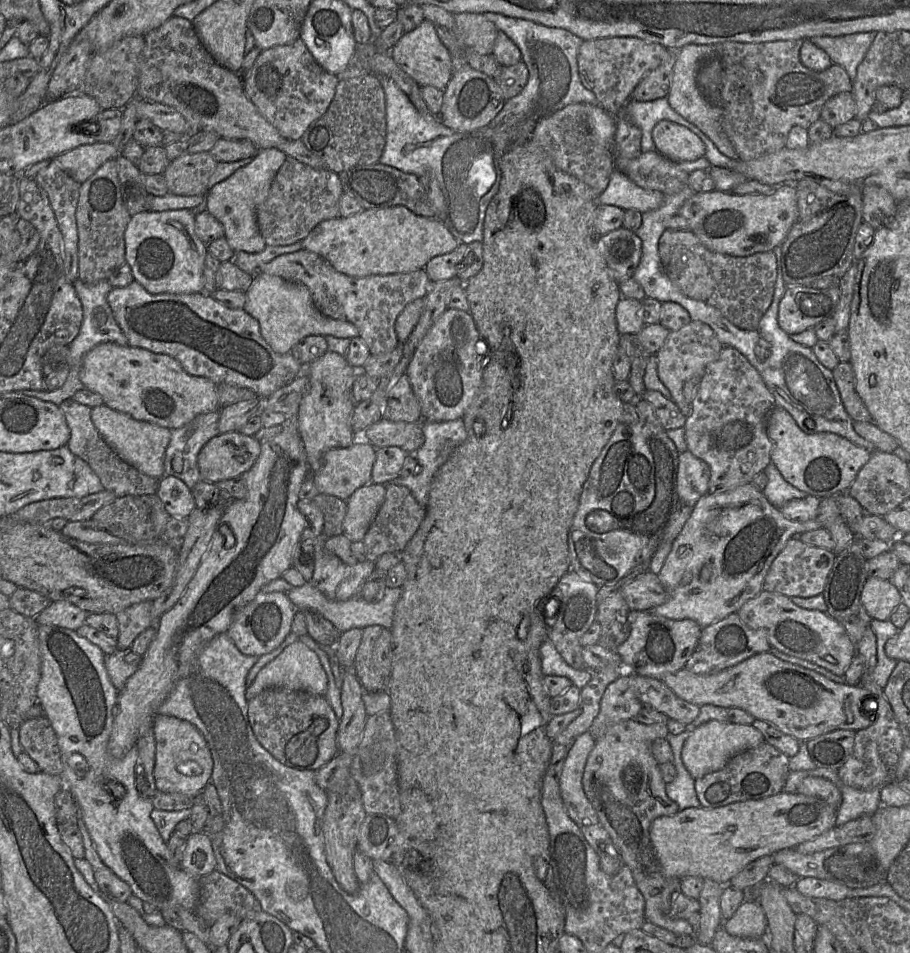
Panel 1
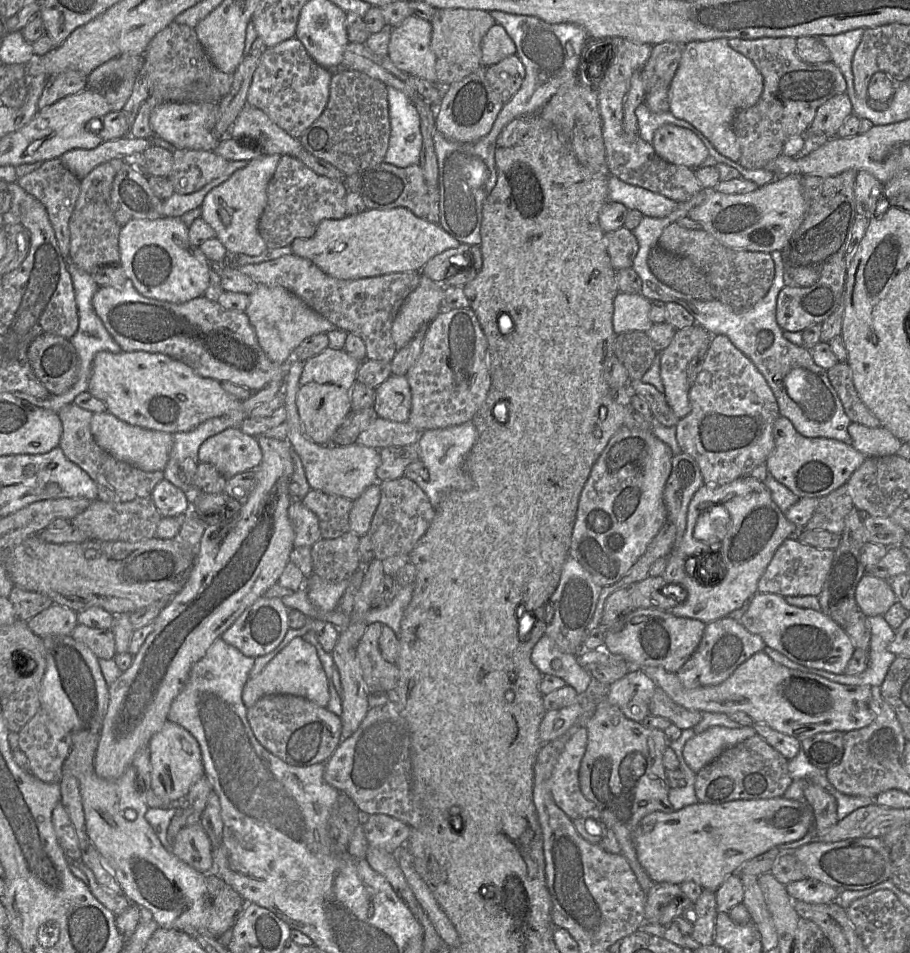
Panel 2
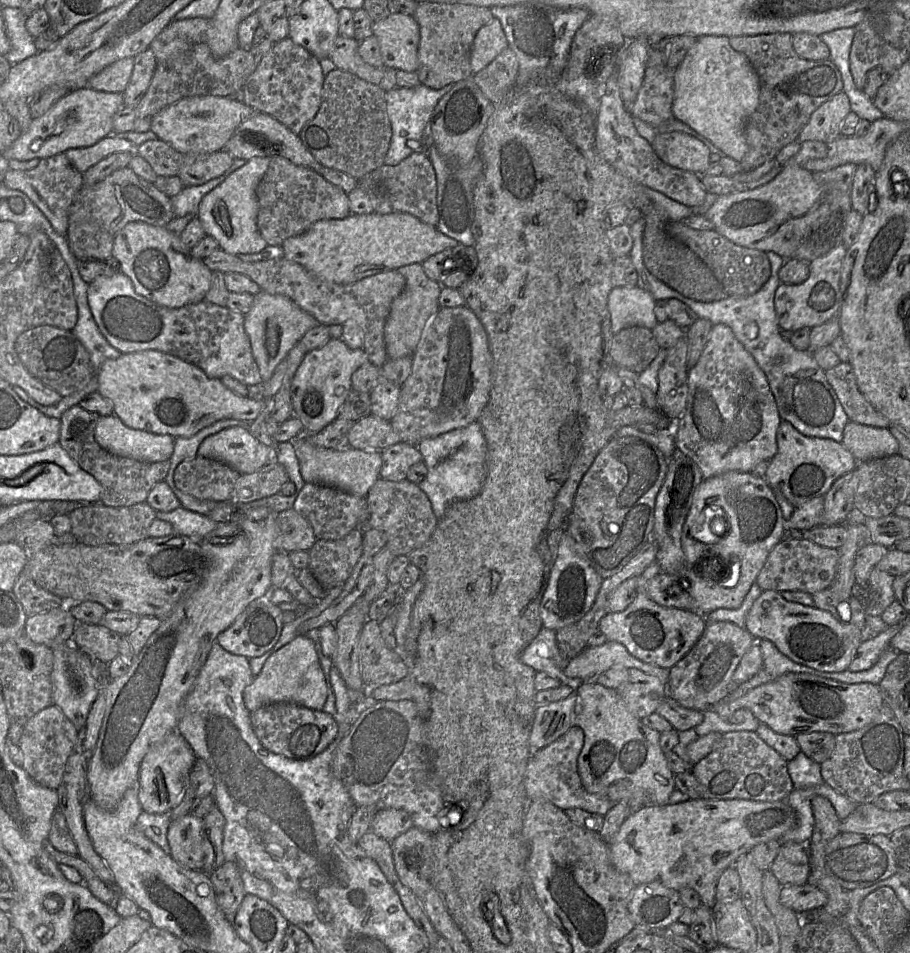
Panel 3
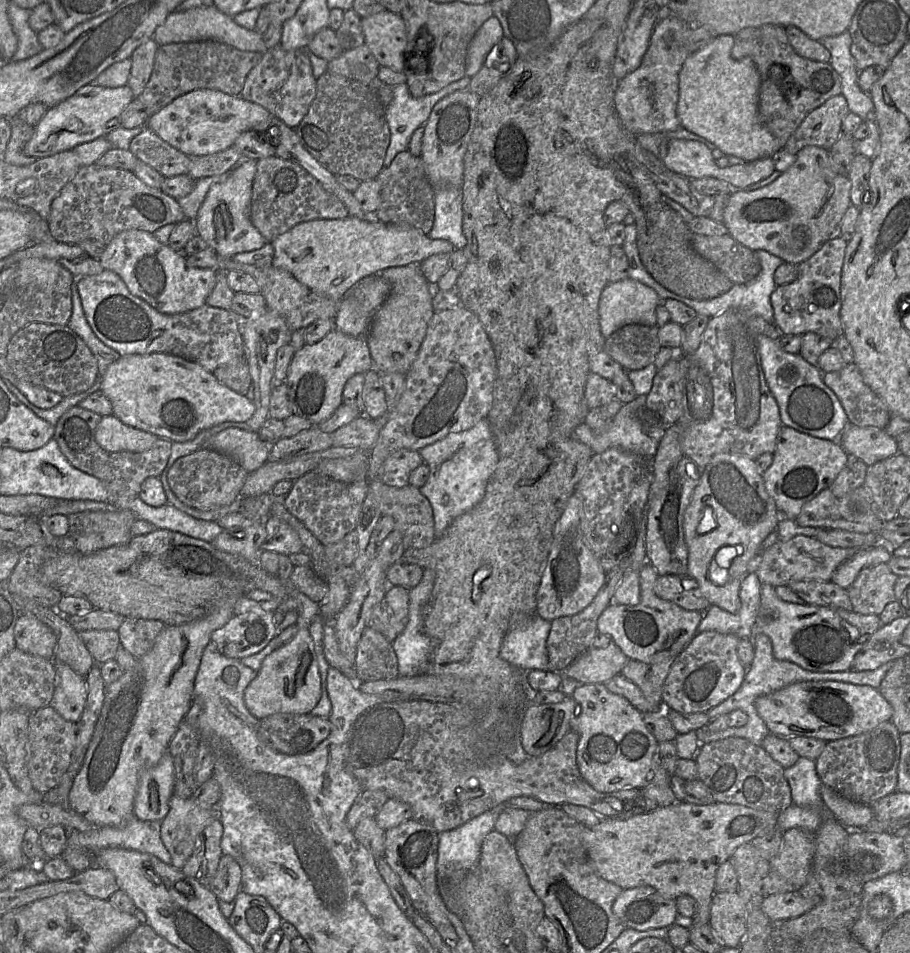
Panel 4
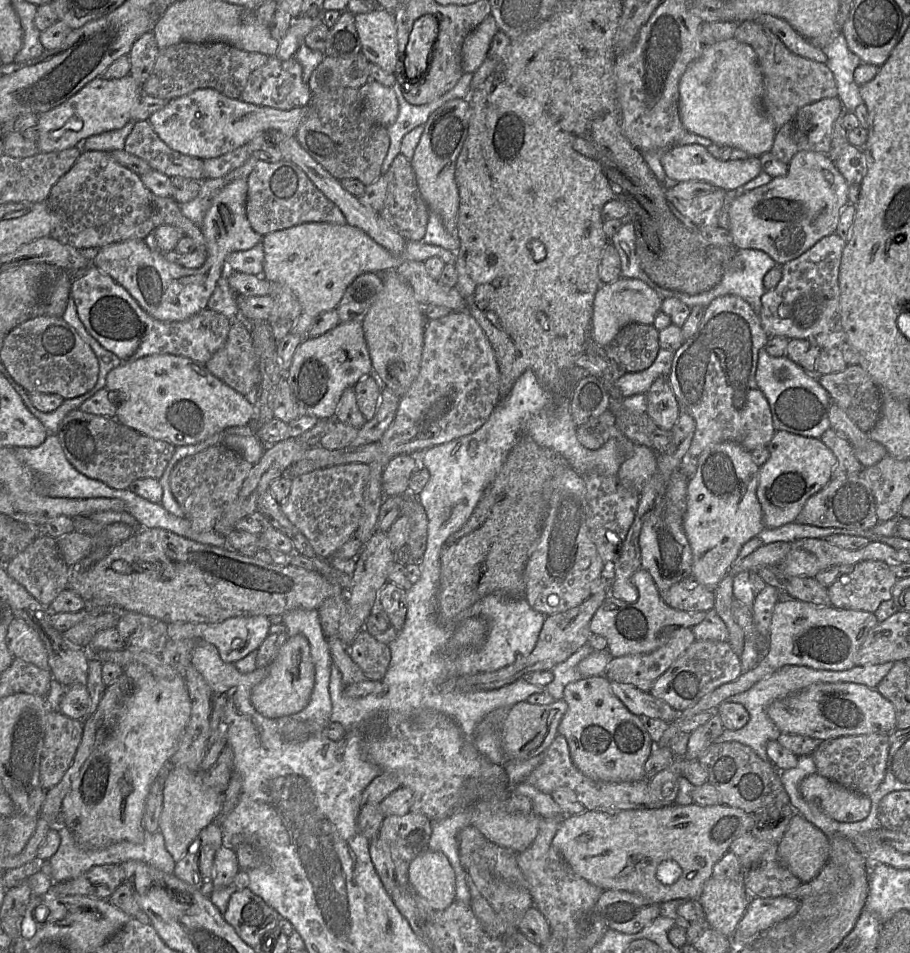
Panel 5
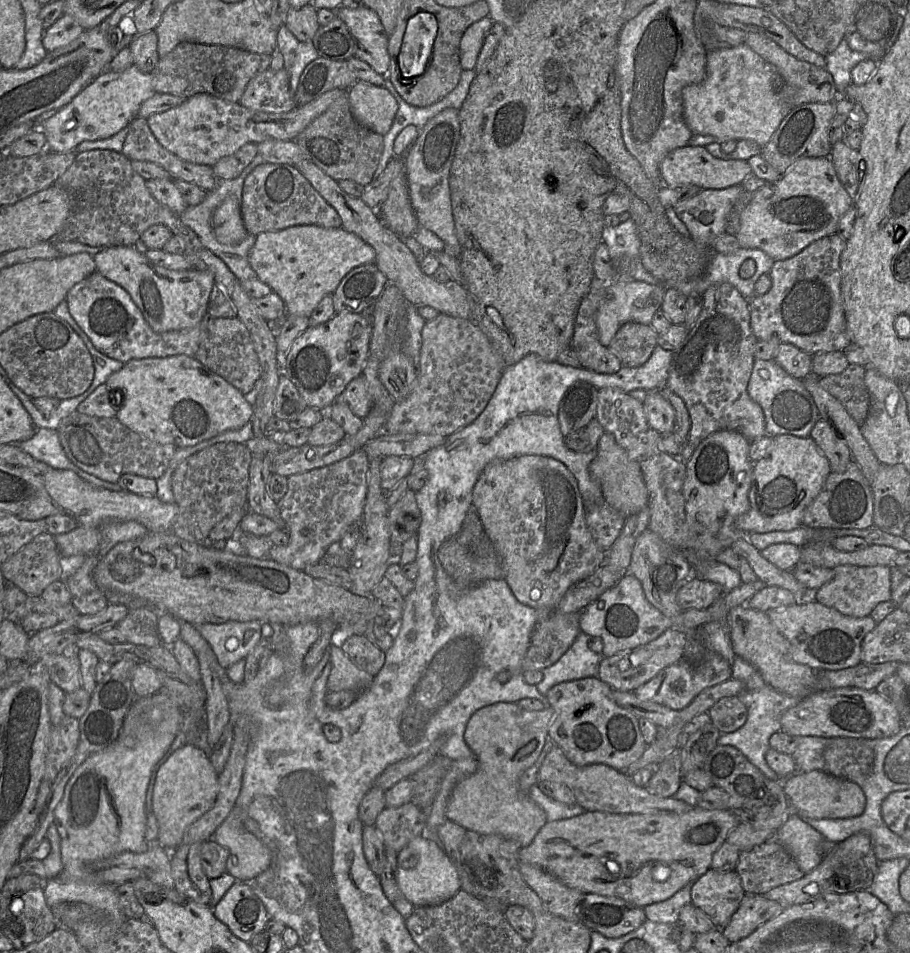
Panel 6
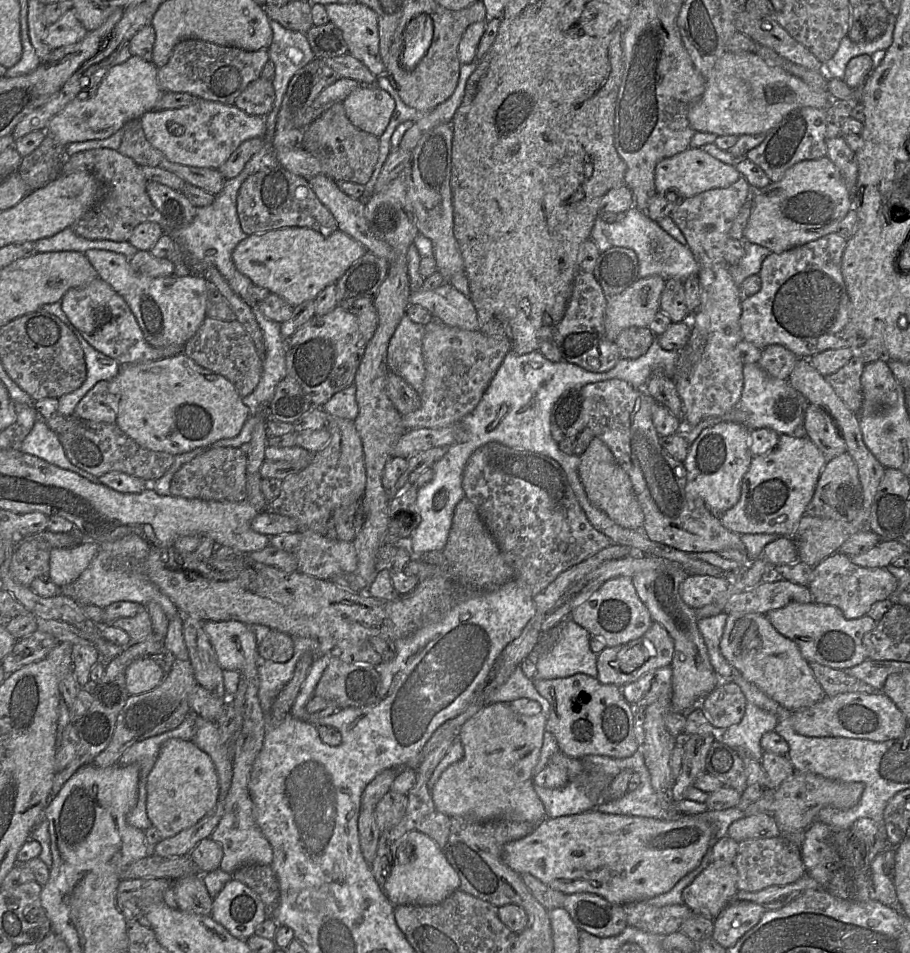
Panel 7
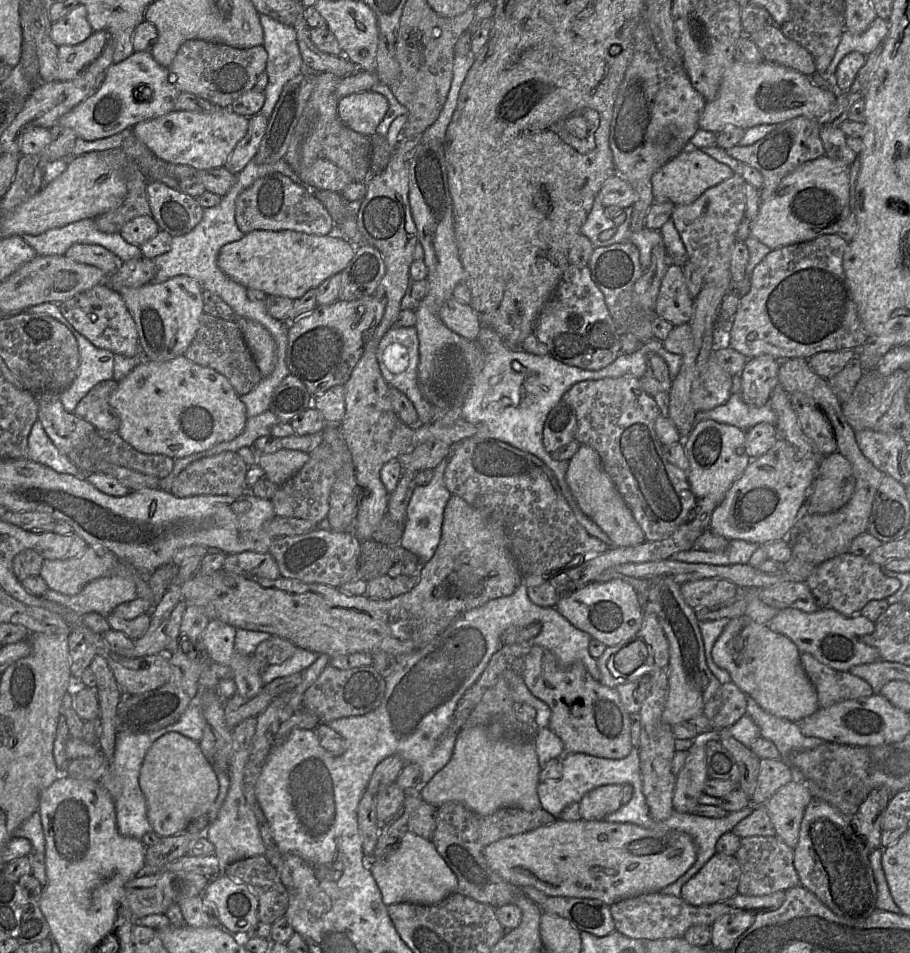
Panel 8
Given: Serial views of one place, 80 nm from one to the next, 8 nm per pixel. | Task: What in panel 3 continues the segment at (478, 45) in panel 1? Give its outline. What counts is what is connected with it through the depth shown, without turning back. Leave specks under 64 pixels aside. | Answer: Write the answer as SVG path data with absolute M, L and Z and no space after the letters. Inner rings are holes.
M419 2L413 14L419 25L419 66L416 74L422 85L441 89L472 77L470 54L478 30L493 18L489 7L460 3Z

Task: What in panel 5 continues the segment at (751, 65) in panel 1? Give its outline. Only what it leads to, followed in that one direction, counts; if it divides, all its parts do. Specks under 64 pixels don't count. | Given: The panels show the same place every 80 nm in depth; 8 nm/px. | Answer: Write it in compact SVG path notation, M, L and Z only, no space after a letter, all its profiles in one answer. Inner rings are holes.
M757 21L738 23L735 39L750 45L763 76L763 105L777 129L791 120L805 105L838 96L836 80L826 64L791 52L768 28Z

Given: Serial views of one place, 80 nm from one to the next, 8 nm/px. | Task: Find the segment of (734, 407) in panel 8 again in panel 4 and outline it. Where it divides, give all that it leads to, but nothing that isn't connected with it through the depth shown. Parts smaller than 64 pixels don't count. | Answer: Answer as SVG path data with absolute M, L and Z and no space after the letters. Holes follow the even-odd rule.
M761 335L758 348L765 379L777 402L782 425L816 438L838 441L848 427L849 419L835 393L824 383L820 369L809 364L799 353L783 351L777 339Z

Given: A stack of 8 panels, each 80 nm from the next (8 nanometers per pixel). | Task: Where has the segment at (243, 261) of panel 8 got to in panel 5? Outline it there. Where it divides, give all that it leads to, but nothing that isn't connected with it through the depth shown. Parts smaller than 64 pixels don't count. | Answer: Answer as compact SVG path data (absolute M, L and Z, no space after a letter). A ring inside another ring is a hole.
M307 222L284 230L278 230L262 237L264 261L262 276L269 282L285 285L297 297L302 313L291 333L305 338L314 319L322 312L335 309L347 287L361 274L384 273L396 270L401 259L391 255L361 229L348 224L337 225L325 222Z

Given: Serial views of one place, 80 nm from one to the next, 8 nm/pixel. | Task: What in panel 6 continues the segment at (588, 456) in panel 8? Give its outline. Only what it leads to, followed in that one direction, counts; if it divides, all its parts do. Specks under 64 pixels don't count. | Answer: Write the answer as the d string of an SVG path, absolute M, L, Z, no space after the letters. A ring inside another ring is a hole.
M604 433L598 441L596 456L589 466L591 476L599 483L607 503L629 517L648 505L648 490L639 464L619 446L613 435Z

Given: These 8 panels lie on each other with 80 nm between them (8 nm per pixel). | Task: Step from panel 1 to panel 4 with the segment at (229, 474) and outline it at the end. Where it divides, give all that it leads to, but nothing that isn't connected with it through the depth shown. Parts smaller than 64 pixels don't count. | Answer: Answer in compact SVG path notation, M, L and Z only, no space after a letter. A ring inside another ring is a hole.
M235 427L212 436L202 448L211 448L233 458L248 473L268 461L270 446L258 434Z

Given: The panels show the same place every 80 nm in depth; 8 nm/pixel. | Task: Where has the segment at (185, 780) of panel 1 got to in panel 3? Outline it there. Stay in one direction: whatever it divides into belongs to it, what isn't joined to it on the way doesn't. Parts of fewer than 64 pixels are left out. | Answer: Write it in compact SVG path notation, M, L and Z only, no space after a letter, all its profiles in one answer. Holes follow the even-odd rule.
M176 730L156 742L140 765L137 786L143 812L151 814L171 813L181 800L186 780L196 759L189 743Z

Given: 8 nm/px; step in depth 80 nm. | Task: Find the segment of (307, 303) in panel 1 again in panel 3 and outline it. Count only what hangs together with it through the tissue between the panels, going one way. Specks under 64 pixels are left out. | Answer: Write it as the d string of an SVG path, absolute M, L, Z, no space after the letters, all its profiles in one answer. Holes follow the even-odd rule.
M264 291L253 296L252 307L244 314L244 329L249 337L262 383L265 383L271 378L278 364L287 358L290 350L306 332L320 323L286 296L269 294Z

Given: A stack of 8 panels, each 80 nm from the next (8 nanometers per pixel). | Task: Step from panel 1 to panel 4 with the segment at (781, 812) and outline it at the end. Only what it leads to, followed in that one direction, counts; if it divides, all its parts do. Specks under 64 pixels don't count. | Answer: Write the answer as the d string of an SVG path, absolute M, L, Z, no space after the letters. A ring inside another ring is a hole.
M686 801L675 802L627 819L603 818L598 825L584 830L583 841L588 857L599 875L622 889L650 886L666 899L676 900L682 895L693 897L698 903L698 912L693 917L692 928L694 928L709 924L719 866L730 860L740 845L751 843L765 829L776 827L779 813L756 810L738 804L714 802L709 805L696 805Z

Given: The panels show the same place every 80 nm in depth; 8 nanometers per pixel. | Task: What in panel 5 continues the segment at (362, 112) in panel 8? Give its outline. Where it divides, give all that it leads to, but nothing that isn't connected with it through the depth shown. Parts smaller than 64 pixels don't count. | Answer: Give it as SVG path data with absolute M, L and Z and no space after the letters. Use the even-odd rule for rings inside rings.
M374 80L359 88L363 116L369 122L388 128L398 116L399 105L395 92Z

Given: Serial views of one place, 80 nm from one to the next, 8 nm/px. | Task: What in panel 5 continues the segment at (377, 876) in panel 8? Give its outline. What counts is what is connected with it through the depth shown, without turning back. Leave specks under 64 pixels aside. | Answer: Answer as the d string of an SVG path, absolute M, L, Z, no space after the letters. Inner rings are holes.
M428 850L418 855L409 865L408 880L435 911L446 909L456 900L455 872L440 852Z

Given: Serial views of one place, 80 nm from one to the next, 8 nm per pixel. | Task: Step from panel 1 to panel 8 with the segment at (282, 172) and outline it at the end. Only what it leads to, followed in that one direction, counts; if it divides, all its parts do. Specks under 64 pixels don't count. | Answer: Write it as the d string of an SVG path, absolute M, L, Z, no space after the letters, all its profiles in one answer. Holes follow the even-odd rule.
M280 173L257 179L237 198L235 221L239 230L243 234L254 230L293 230L312 235L328 235L333 229L332 217L308 188Z

